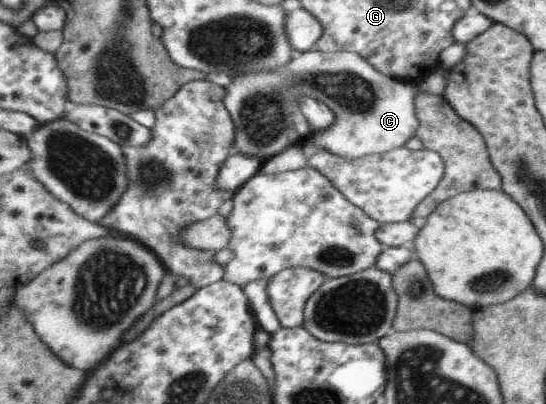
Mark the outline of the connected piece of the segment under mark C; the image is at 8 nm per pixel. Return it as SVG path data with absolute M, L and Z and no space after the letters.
M316 49L305 52L292 50L291 53L292 59L276 66L274 72L262 69L261 72L236 74L230 77L230 84L223 87L225 108L236 124L232 151L258 156L262 163L290 144L301 143L294 124L294 113L298 111L296 95L309 96L324 103L335 115L333 125L320 134L311 133L302 142L304 147L316 144L318 148L347 158L389 151L404 146L417 131L413 102L416 95L443 96L446 89L448 70L441 66L432 70L420 83L409 85L380 75L364 59L352 53Z

